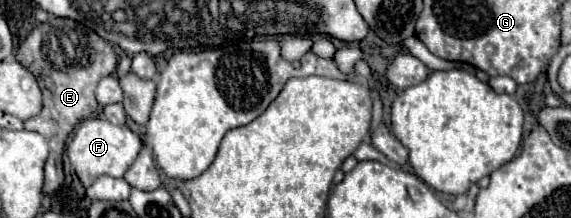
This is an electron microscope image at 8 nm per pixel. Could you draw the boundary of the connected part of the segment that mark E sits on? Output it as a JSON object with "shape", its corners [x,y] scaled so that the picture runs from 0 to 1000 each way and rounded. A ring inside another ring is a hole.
{"shape":[[[91,78],[84,106],[63,115],[60,142],[46,170],[46,188],[35,197],[28,271],[67,353],[77,436],[77,491],[70,528],[53,555],[53,583],[74,610],[88,656],[88,720],[77,766],[81,812],[77,885],[91,885],[112,830],[109,794],[112,656],[130,573],[137,573],[144,546],[158,537],[172,500],[168,472],[172,372],[203,326],[207,261],[200,243],[200,216],[154,124],[123,87]]]}

